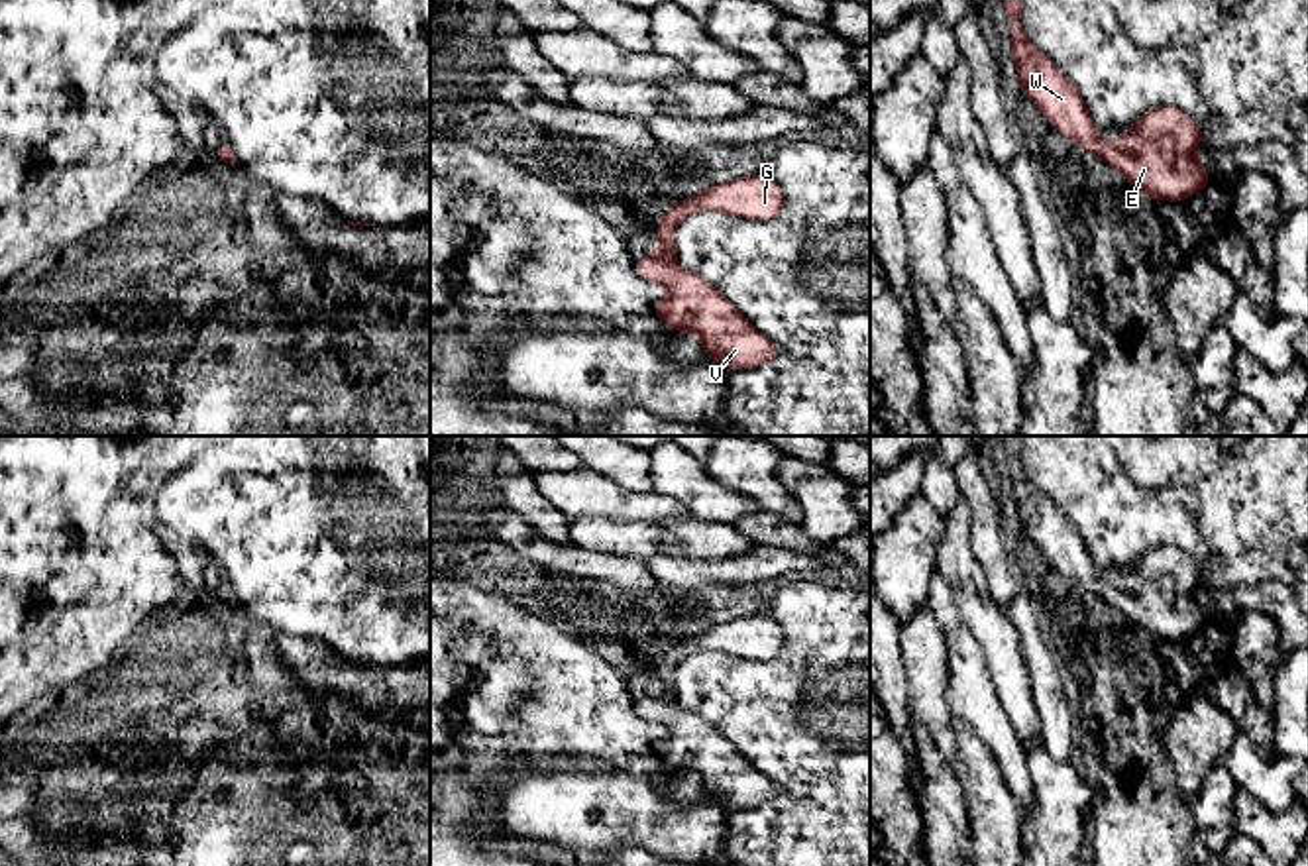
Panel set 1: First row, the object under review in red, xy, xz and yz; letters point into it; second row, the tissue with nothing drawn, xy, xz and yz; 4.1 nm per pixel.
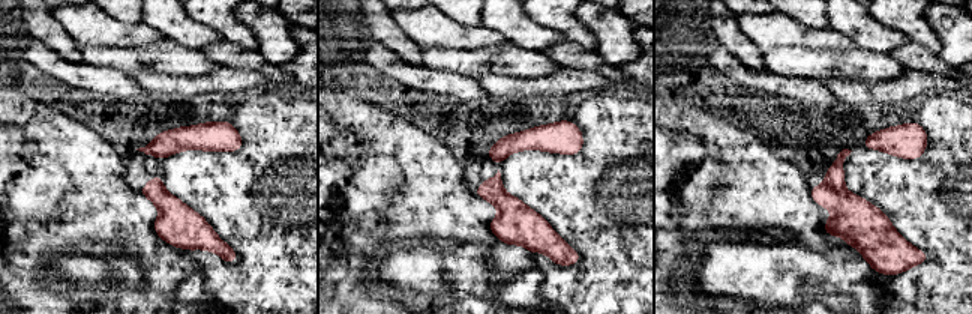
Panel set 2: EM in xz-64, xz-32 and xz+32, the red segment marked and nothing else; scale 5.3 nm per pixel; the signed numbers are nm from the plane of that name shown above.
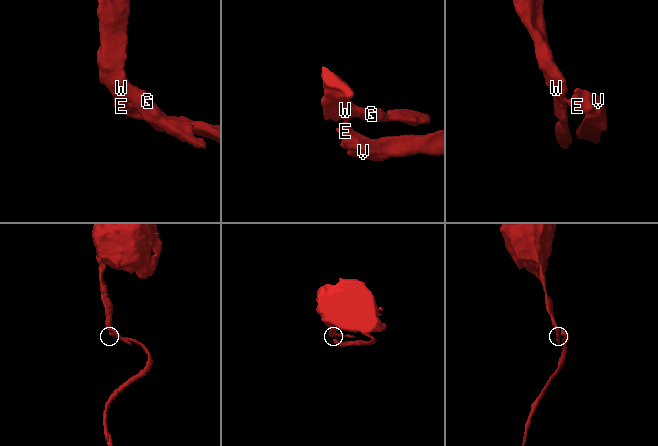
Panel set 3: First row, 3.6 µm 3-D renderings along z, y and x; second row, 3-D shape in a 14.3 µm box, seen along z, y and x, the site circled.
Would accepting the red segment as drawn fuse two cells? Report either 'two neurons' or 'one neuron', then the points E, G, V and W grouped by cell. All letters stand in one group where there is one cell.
one neuron; groups E G V W

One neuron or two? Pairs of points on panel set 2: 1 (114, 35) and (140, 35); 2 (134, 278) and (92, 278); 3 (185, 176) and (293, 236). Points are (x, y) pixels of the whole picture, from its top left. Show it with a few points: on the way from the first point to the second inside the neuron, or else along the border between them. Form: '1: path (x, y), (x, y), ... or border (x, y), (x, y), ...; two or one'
1: path (120, 35), (129, 38), (134, 35); one
2: path (123, 275), (102, 275); one
3: path (212, 184), (231, 190), (266, 224); one

